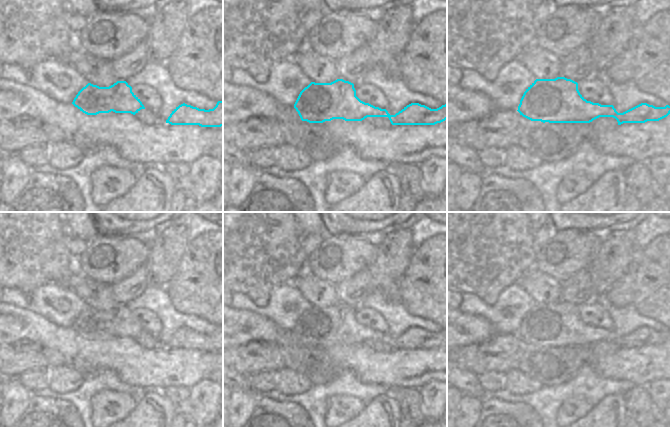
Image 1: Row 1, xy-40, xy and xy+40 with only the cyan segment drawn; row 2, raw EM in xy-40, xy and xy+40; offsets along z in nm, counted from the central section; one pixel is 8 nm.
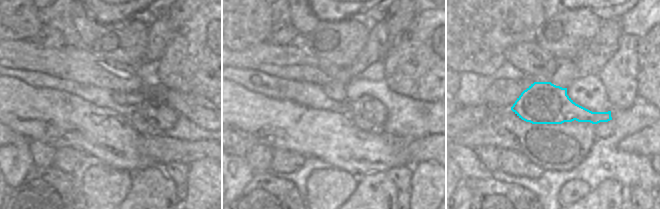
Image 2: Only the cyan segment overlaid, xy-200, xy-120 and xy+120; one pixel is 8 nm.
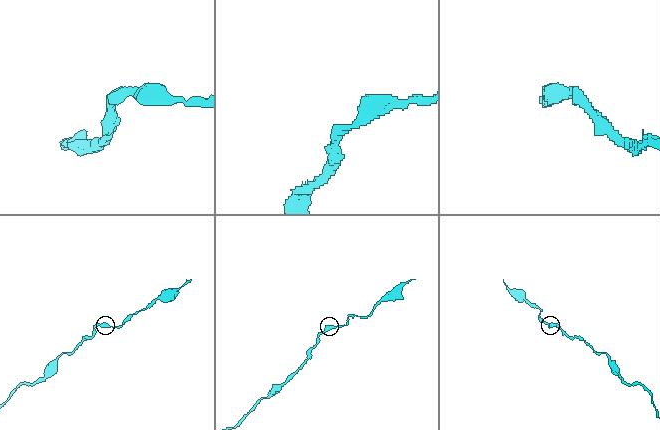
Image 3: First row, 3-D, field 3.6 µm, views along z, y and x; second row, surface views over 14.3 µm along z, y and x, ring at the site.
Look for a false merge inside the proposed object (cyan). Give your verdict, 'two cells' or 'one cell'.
one cell

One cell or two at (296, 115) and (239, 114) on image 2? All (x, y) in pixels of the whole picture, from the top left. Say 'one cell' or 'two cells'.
one cell

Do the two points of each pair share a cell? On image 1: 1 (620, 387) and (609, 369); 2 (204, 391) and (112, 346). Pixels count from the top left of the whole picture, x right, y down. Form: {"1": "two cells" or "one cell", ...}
{"1": "two cells", "2": "two cells"}

